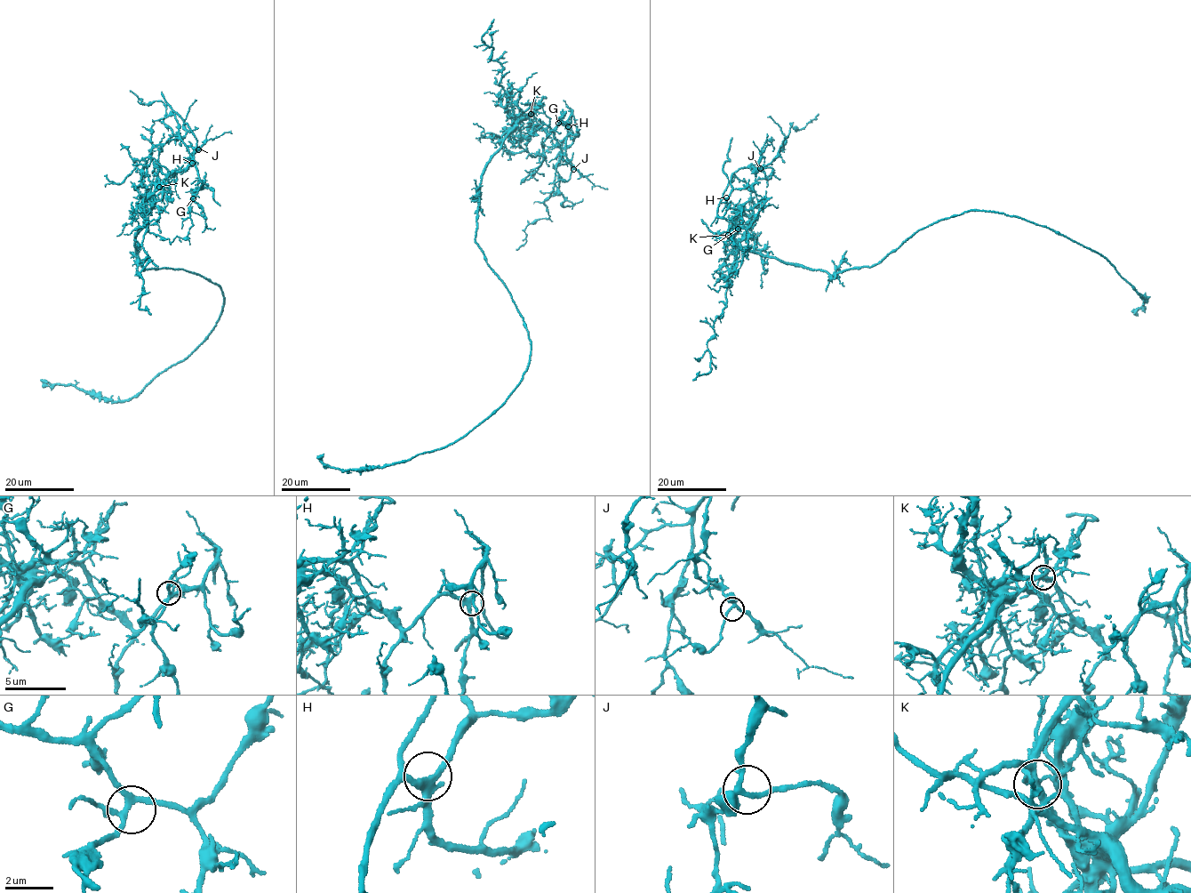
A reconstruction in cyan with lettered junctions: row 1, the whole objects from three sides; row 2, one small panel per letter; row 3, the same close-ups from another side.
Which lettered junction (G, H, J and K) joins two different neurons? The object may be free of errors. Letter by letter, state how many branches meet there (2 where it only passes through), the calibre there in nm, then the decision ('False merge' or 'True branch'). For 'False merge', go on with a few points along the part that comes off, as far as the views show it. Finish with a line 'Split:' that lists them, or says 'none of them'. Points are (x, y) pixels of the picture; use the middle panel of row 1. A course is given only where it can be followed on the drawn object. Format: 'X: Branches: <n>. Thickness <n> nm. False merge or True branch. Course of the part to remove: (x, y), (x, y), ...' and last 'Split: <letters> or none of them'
G: Branches: 4. Thickness 220 nm. True branch
H: Branches: 4. Thickness 280 nm. True branch
J: Branches: 4. Thickness 280 nm. True branch
K: Branches: 4. Thickness 300 nm. False merge. Course of the part to remove: (531, 114), (548, 133), (560, 124), (568, 132), (544, 202), (549, 218), (528, 223), (524, 245), (516, 249)
Split: K

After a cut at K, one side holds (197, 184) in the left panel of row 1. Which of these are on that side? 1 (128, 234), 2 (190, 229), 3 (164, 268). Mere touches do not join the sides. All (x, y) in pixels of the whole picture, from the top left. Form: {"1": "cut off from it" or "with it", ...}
{"1": "with it", "2": "with it", "3": "cut off from it"}

